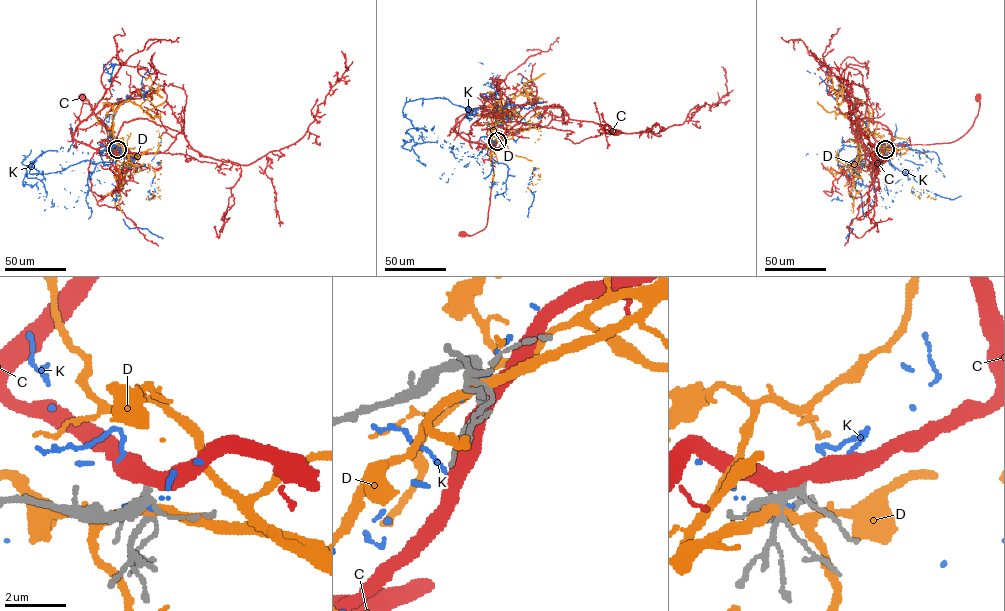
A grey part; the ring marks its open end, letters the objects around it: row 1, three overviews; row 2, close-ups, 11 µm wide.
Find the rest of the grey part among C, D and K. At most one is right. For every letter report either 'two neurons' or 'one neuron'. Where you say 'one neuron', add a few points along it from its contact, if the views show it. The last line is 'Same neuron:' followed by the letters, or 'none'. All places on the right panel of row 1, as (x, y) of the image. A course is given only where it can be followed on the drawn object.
C: two neurons
D: two neurons
K: two neurons
Same neuron: none

